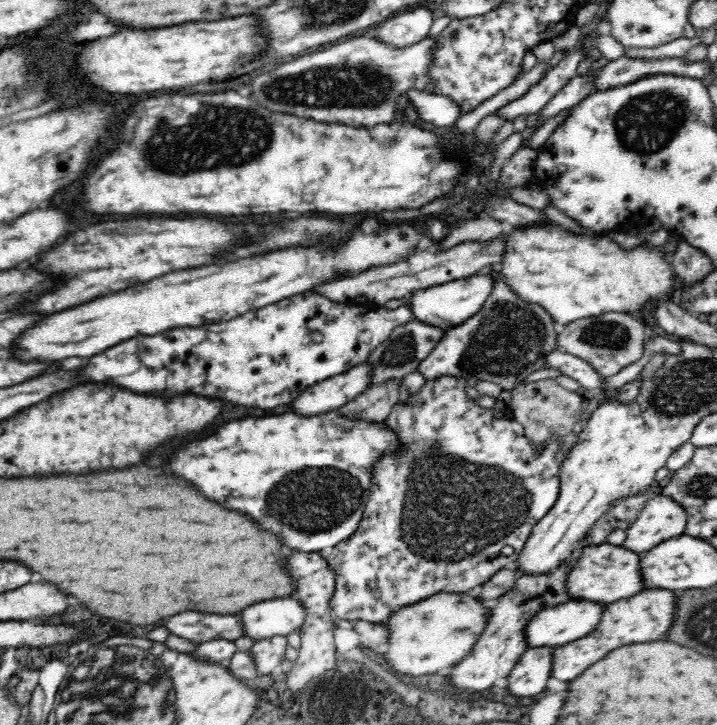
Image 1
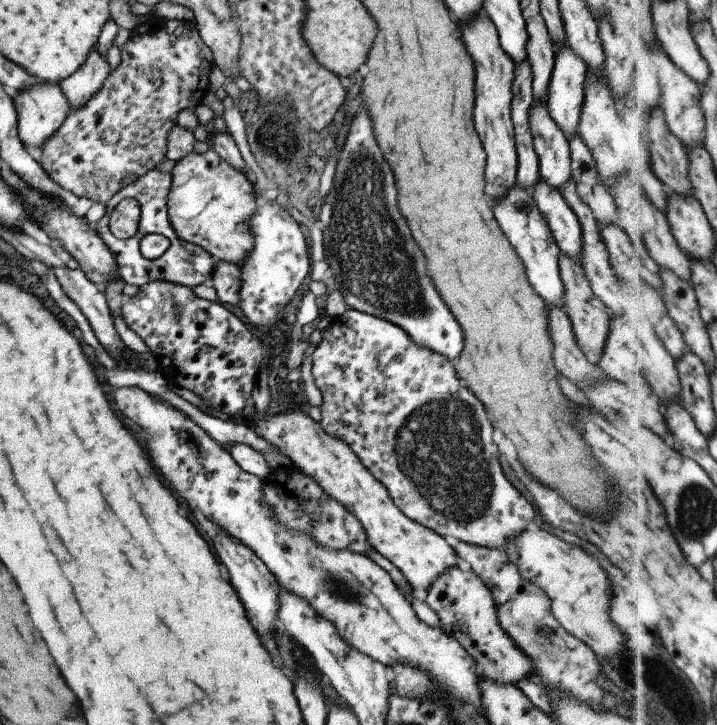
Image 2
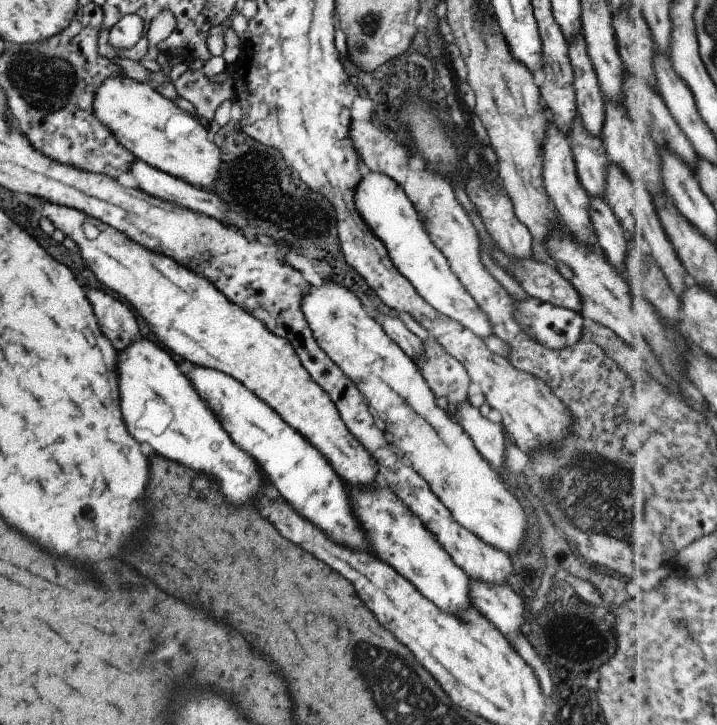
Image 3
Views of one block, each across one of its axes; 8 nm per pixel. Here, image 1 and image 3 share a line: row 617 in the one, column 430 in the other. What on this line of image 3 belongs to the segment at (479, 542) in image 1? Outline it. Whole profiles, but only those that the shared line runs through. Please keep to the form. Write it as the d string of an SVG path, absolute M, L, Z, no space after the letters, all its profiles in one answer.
M429 337L422 341L423 352L417 356L414 365L427 382L435 398L447 400L447 412L453 414L457 404L465 402L469 377L467 371L441 345Z

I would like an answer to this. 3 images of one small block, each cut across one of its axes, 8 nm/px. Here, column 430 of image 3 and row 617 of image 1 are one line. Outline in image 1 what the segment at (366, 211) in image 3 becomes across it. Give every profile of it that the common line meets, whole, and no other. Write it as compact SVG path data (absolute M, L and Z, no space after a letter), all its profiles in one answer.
M296 596L266 600L240 612L246 636L270 638L299 633L306 620L306 609Z

